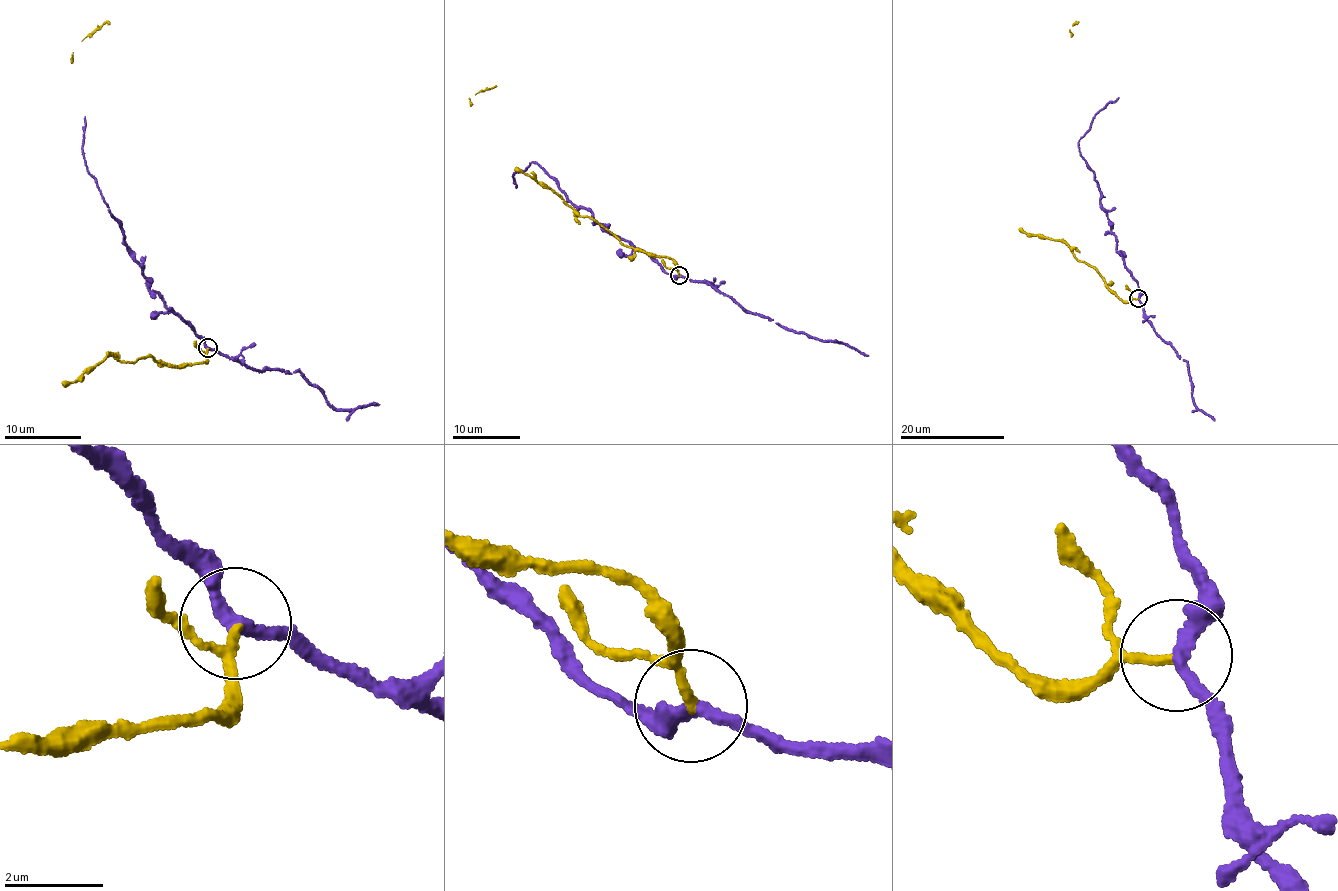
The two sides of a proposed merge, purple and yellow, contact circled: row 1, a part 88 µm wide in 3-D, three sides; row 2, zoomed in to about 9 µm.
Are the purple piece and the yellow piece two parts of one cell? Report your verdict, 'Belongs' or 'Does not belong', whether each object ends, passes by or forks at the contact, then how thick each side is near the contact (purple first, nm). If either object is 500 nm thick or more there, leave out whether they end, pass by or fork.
Does not belong. At the ring purple passes by. At the ring yellow ends. Thickness 260 nm (purple) against 180 nm

